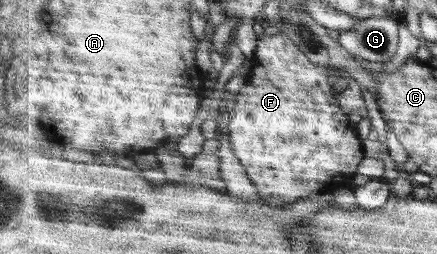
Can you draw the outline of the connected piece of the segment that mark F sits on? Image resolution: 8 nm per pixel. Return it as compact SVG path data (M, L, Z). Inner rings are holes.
M281 32L276 35L261 34L258 38L258 46L256 46L256 56L253 60L252 71L250 77L246 82L246 85L241 89L240 93L236 95L238 103L236 103L236 112L231 120L231 139L232 147L234 147L234 153L238 155L238 158L244 163L250 178L256 182L258 190L262 192L264 200L268 204L274 204L274 206L286 206L286 204L292 204L292 202L298 202L298 200L304 200L304 198L310 198L312 194L318 194L318 192L334 192L338 190L340 186L344 187L346 180L351 180L358 174L358 169L362 161L366 158L364 154L364 146L362 145L362 139L357 132L357 126L350 121L349 114L344 112L338 102L338 95L332 84L337 81L337 77L347 78L345 72L339 72L339 67L320 66L316 64L314 60L310 60L306 53L292 38L288 32Z

